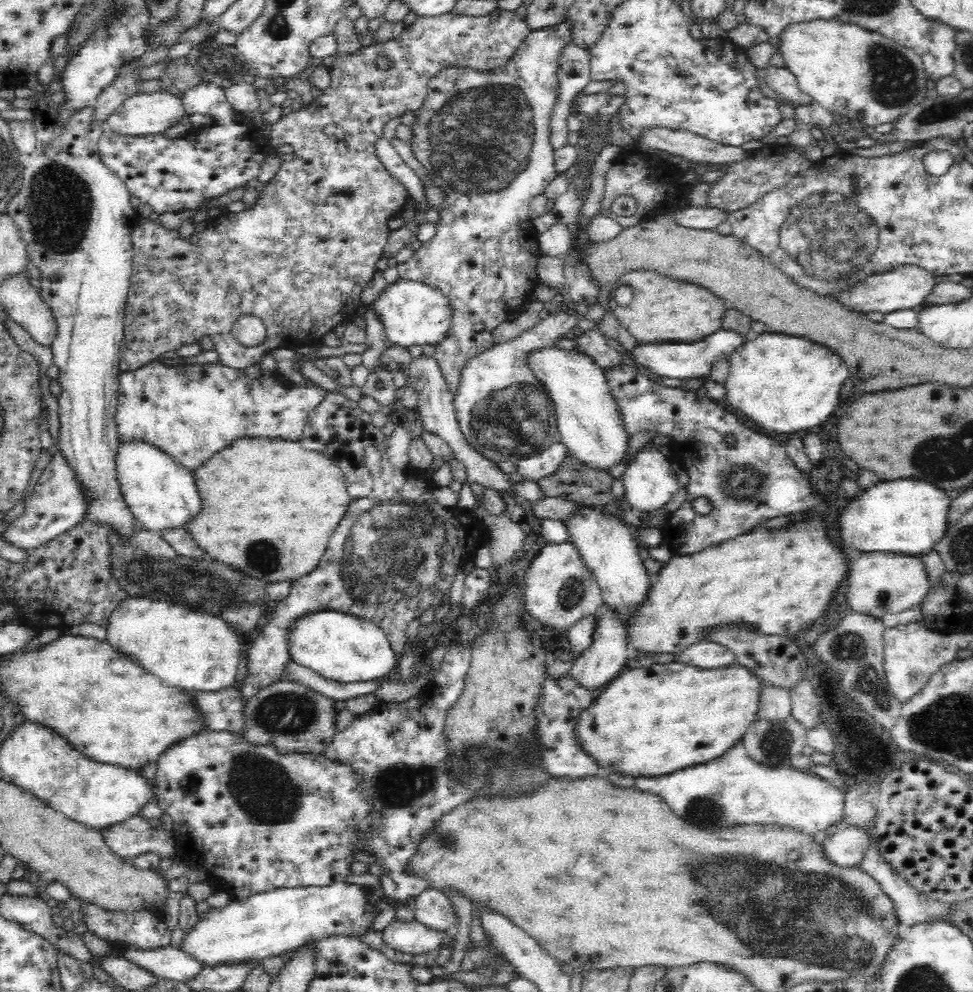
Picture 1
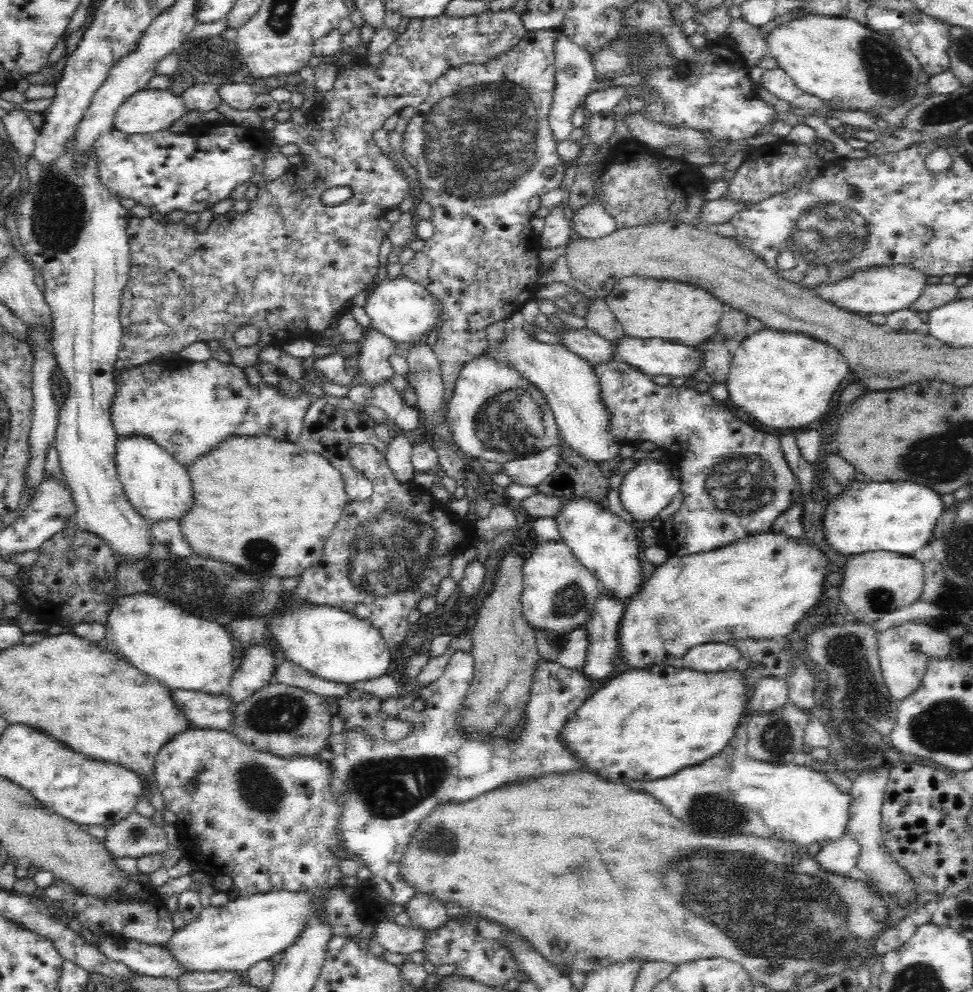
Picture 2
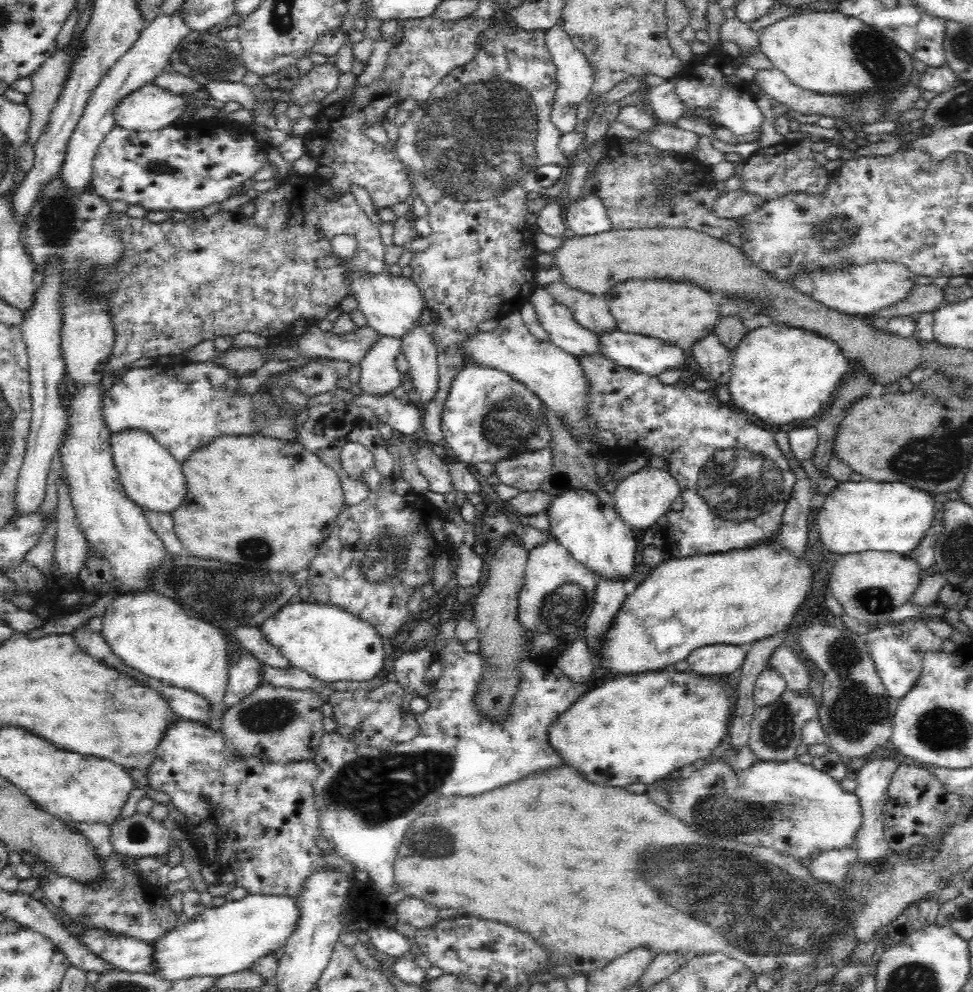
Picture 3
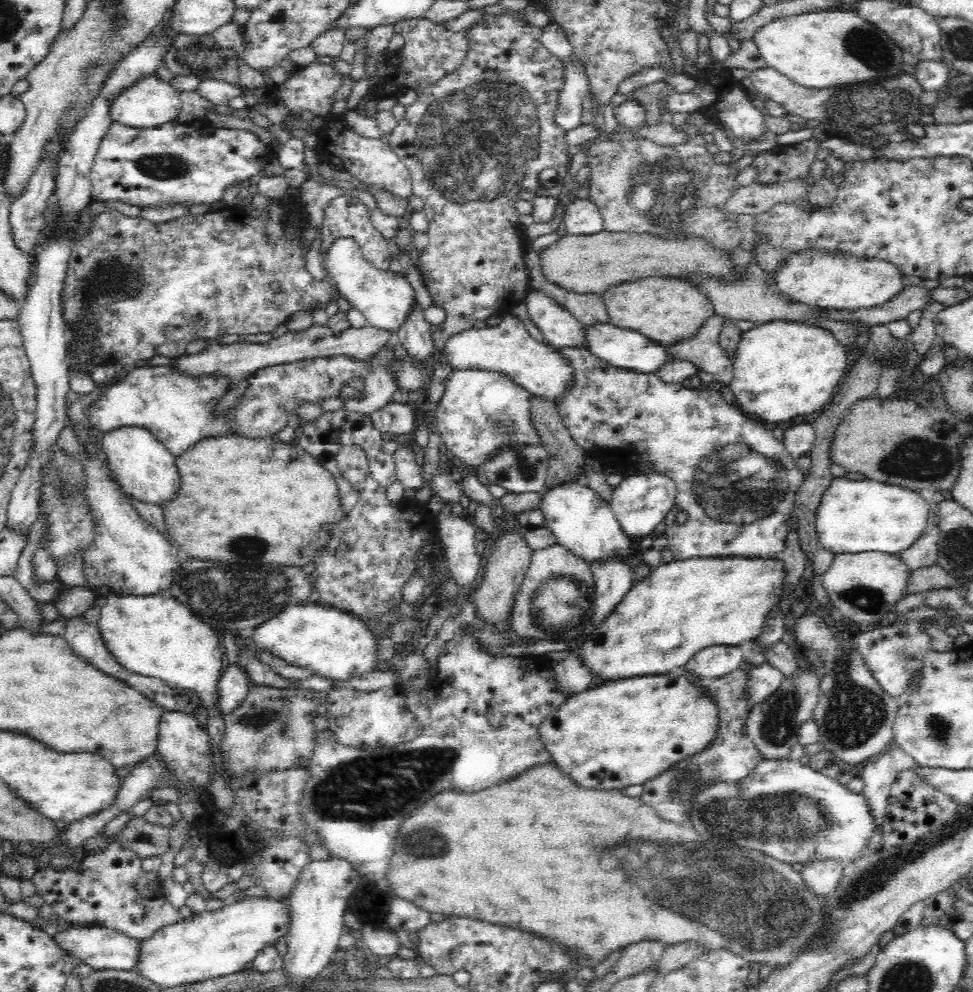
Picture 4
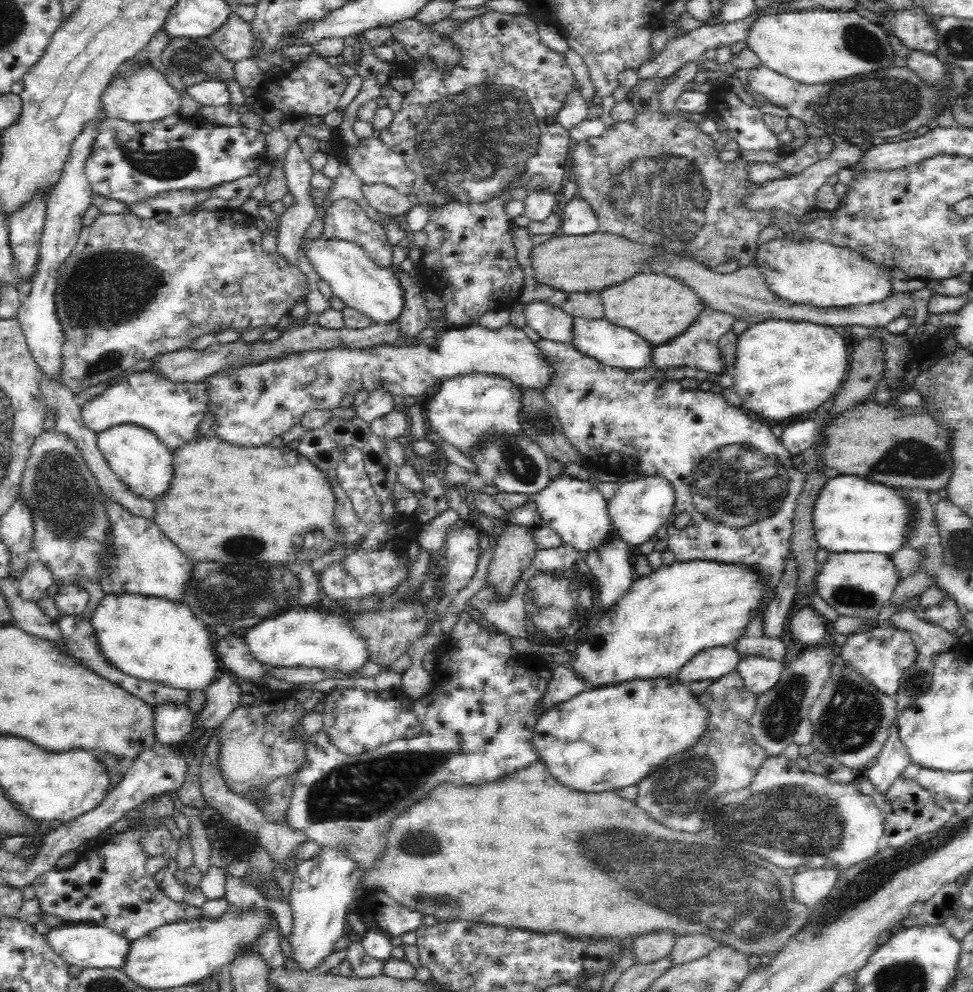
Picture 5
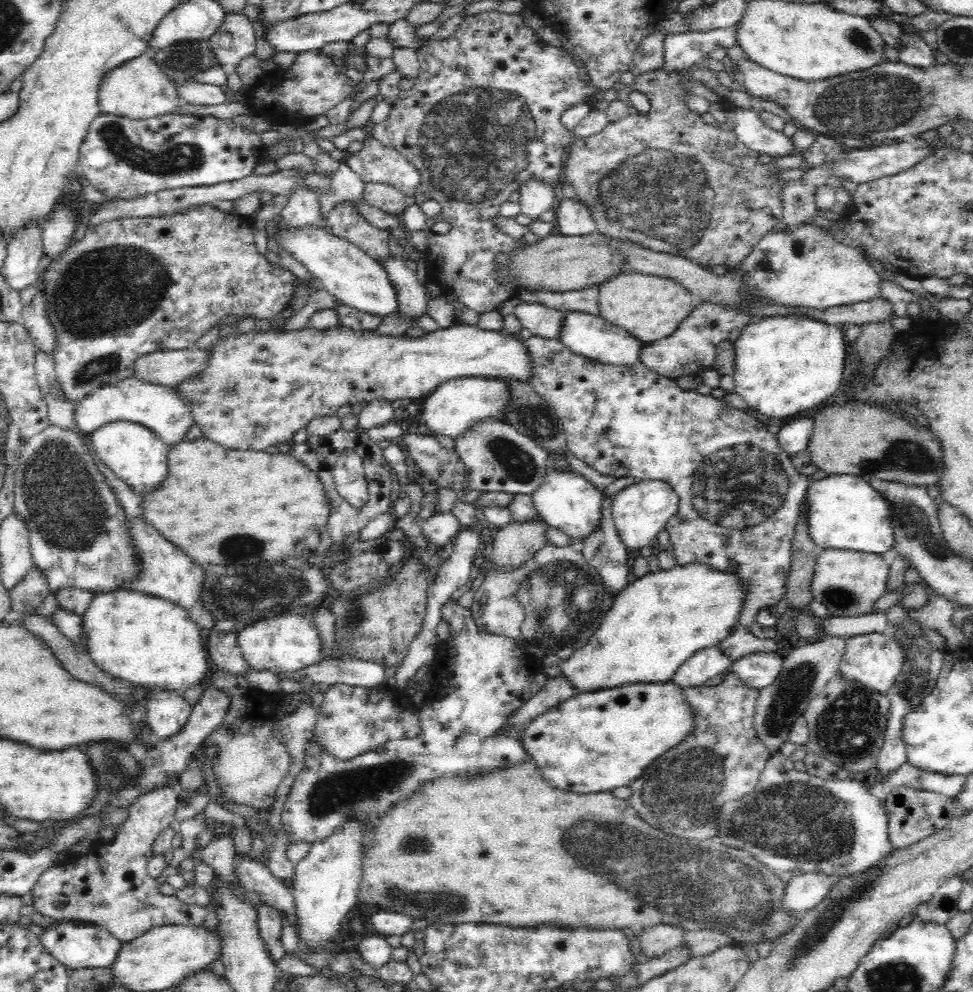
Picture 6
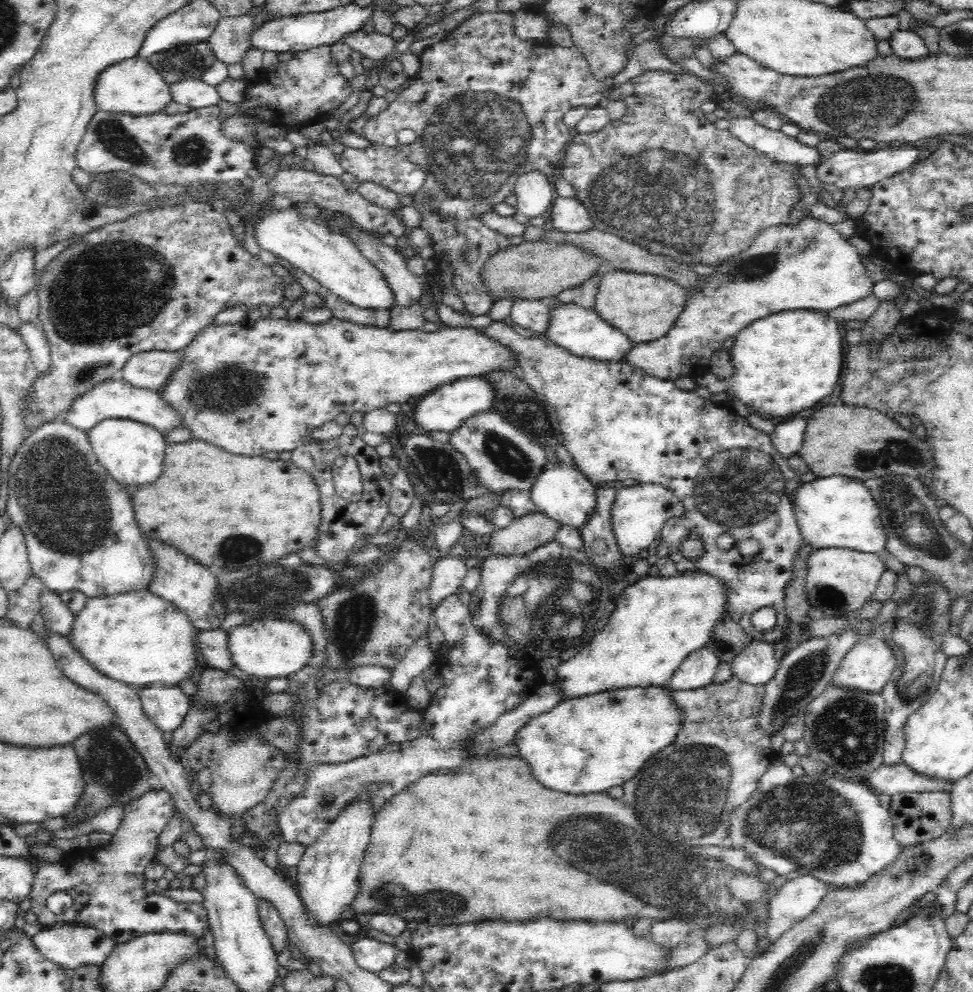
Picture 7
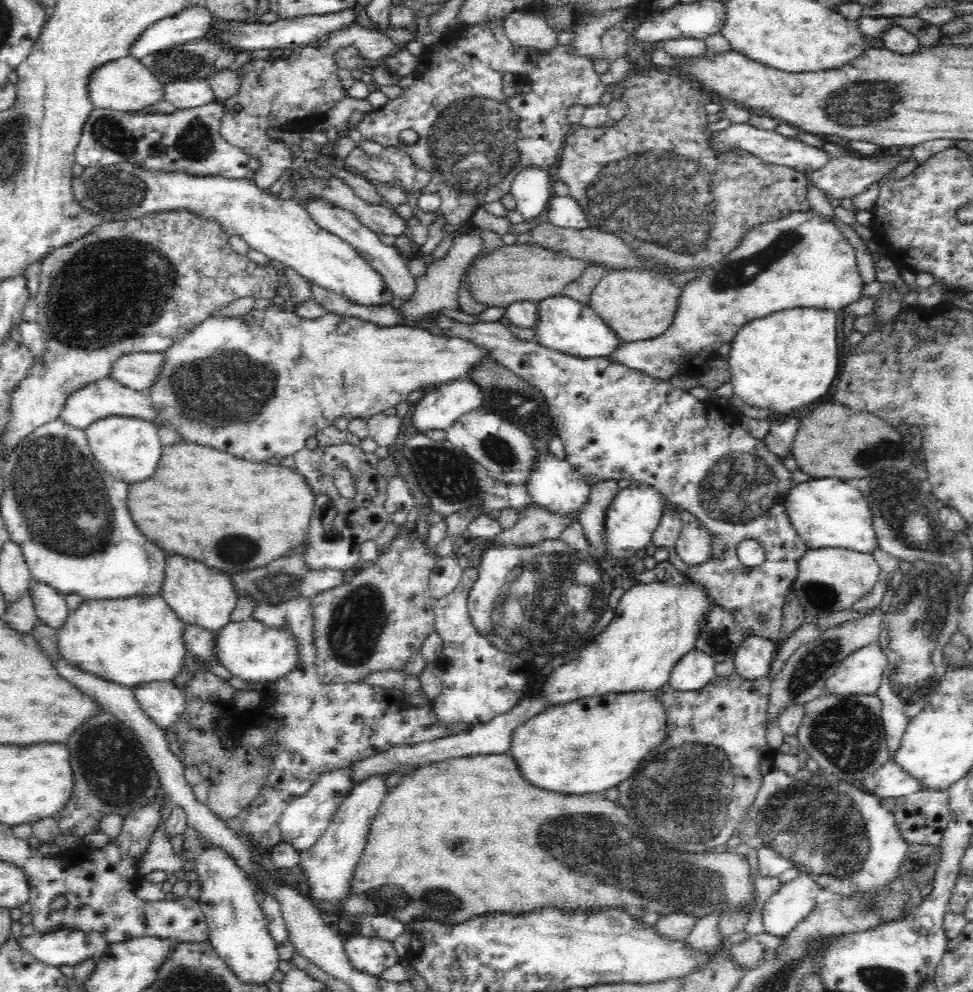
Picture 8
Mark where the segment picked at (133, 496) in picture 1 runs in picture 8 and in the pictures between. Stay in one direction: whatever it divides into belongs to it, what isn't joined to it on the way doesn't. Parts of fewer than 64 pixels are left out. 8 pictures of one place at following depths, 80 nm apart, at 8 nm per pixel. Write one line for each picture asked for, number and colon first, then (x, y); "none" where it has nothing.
2: (160, 489)
3: (152, 478)
4: (146, 470)
5: (140, 461)
6: (137, 455)
7: (133, 453)
8: (129, 449)

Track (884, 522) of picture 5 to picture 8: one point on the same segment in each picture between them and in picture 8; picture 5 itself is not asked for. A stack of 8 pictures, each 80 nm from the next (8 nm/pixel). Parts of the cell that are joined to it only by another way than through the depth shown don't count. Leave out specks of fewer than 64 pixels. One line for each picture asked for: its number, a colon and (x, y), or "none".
6: (844, 513)
7: (837, 512)
8: (830, 512)

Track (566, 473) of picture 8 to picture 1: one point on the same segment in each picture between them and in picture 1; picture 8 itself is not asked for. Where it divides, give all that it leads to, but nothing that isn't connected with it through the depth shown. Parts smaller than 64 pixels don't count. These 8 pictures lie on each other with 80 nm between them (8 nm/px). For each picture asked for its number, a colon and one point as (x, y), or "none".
1: (604, 541)
2: (605, 544)
3: (594, 533)
4: (582, 521)
5: (575, 510)
6: (568, 502)
7: (565, 496)

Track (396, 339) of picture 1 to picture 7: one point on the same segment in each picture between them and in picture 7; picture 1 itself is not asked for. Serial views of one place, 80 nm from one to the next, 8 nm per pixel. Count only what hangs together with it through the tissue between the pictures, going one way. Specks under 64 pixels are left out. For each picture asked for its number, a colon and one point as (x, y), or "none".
2: (404, 311)
3: (393, 305)
4: (386, 299)
5: (377, 293)
6: (341, 268)
7: (335, 261)

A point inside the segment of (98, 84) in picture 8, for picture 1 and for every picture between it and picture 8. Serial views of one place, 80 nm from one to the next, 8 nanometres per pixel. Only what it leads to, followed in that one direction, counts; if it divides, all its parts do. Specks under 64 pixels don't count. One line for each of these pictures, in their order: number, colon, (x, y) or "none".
1: (143, 114)
2: (150, 110)
3: (150, 108)
4: (151, 102)
5: (142, 94)
6: (139, 90)
7: (133, 86)

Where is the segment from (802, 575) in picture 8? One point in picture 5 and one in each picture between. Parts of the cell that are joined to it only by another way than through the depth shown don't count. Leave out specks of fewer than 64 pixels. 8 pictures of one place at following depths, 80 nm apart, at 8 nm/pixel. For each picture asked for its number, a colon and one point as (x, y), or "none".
5: (855, 584)
6: (848, 583)
7: (840, 581)

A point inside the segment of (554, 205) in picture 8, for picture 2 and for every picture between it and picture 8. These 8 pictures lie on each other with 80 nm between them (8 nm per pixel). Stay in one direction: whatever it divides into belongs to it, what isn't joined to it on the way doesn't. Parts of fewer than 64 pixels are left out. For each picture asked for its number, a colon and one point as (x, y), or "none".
2: (591, 222)
3: (585, 217)
4: (583, 217)
5: (577, 217)
6: (574, 219)
7: (569, 216)

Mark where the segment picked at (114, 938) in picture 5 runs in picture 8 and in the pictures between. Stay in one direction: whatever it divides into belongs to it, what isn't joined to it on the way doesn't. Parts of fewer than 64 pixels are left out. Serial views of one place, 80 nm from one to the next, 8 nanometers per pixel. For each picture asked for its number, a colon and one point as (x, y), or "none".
6: (77, 946)
7: (70, 946)
8: (66, 947)

